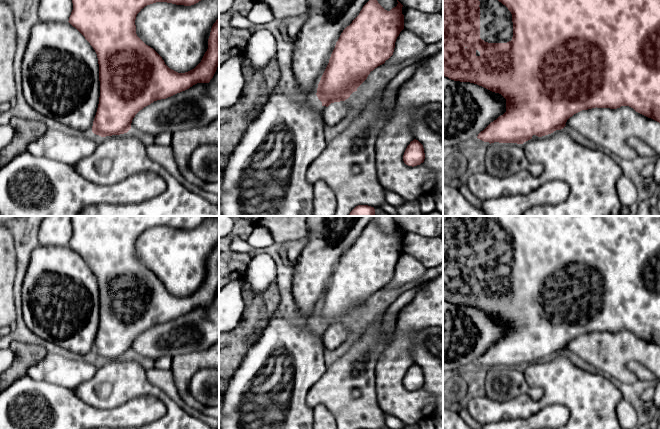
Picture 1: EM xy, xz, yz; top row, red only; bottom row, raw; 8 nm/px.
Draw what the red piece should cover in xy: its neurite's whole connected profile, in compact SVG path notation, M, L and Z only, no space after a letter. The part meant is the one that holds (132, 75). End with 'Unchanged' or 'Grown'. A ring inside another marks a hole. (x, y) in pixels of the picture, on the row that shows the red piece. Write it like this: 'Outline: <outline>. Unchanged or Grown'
Outline: M72 0L73 10L69 23L75 27L90 43L97 54L99 64L100 97L93 121L92 132L101 138L95 151L75 166L76 172L83 178L104 186L119 183L131 175L140 172L154 172L162 177L167 188L158 196L137 204L98 204L85 207L78 216L219 216L219 207L200 195L188 190L160 164L152 161L146 152L146 146L128 131L135 115L154 101L166 99L185 91L197 83L209 83L219 63L219 17L213 24L208 39L208 49L201 62L192 70L178 73L170 69L162 57L146 45L136 34L137 14L147 5L167 2L176 5L191 6L201 0Z. Grown

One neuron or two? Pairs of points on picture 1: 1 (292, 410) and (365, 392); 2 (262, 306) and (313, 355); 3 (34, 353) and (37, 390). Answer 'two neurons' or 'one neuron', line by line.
1: two neurons
2: two neurons
3: two neurons

